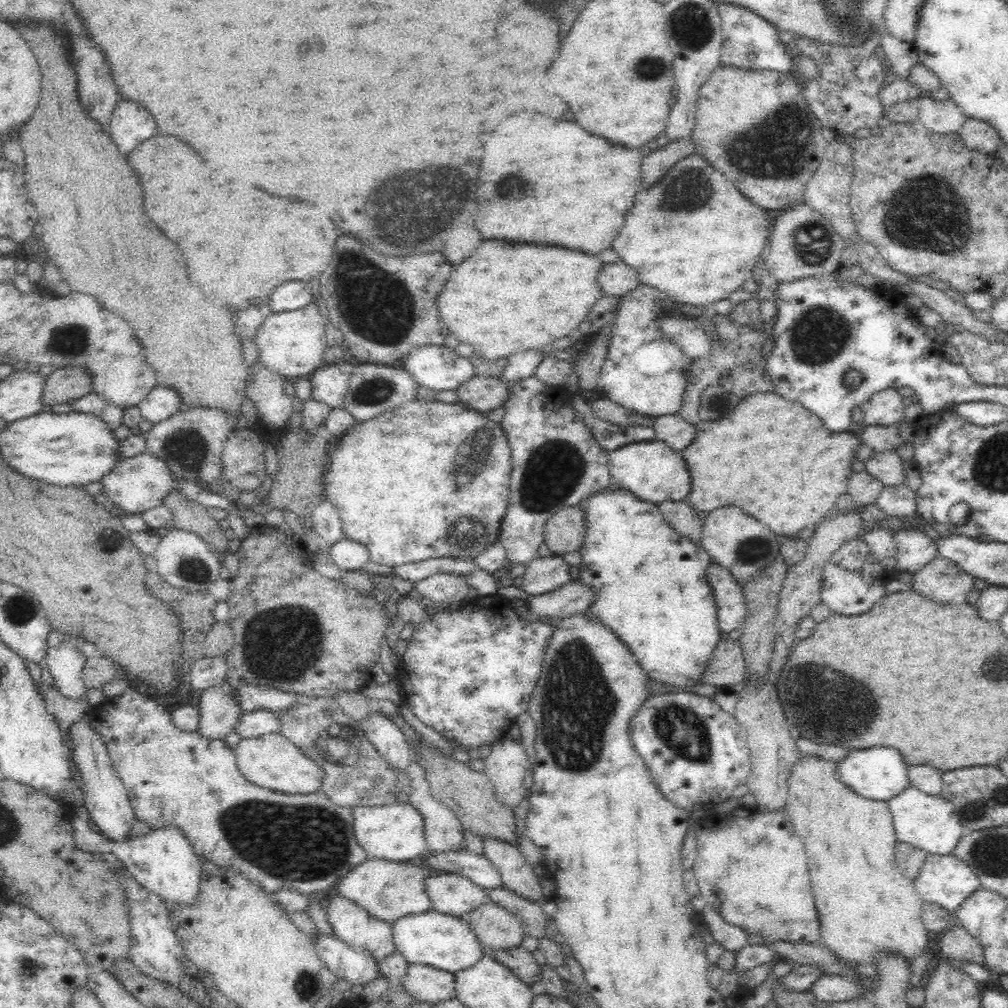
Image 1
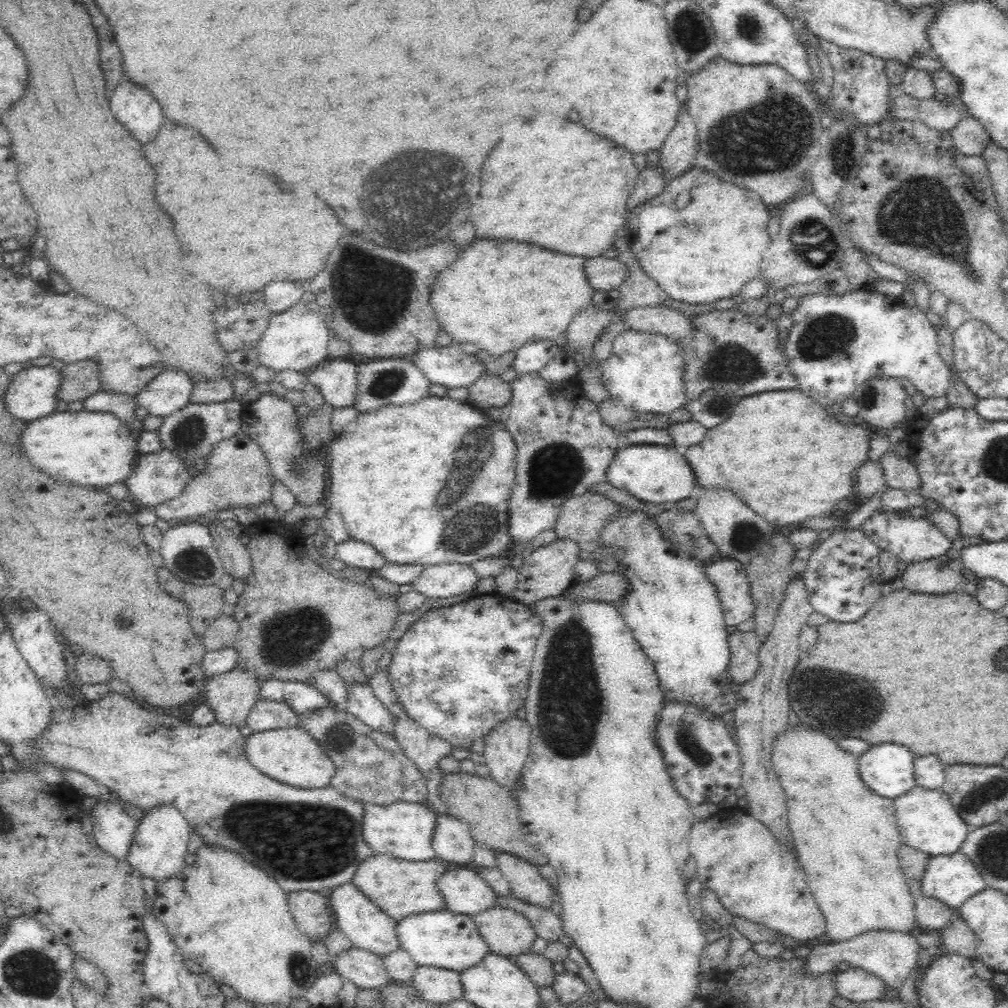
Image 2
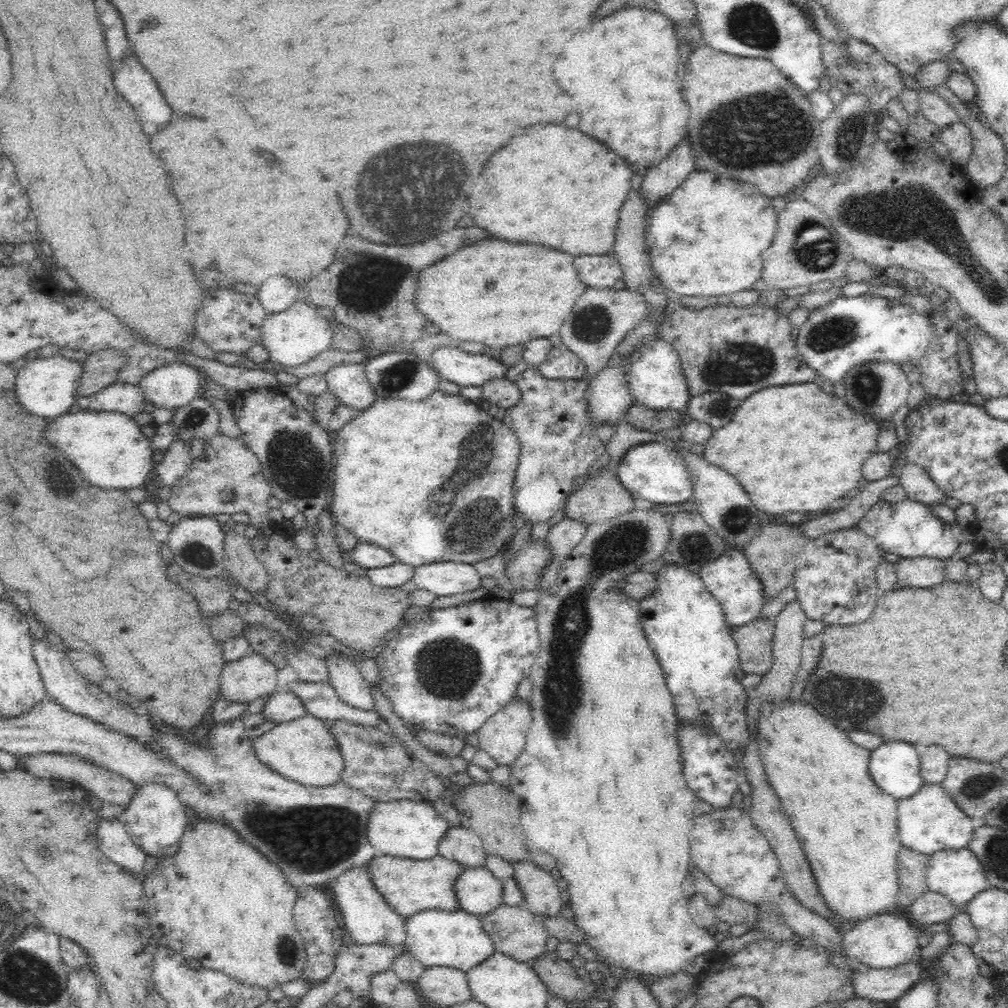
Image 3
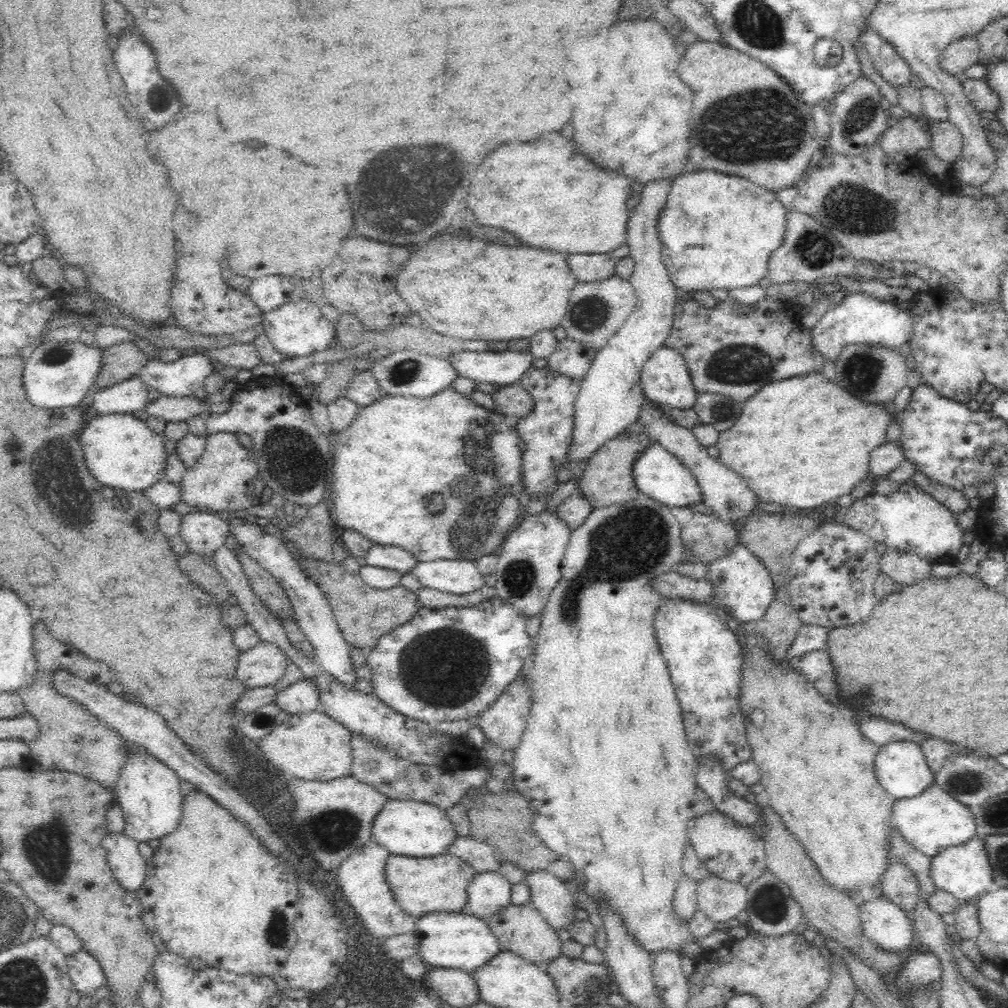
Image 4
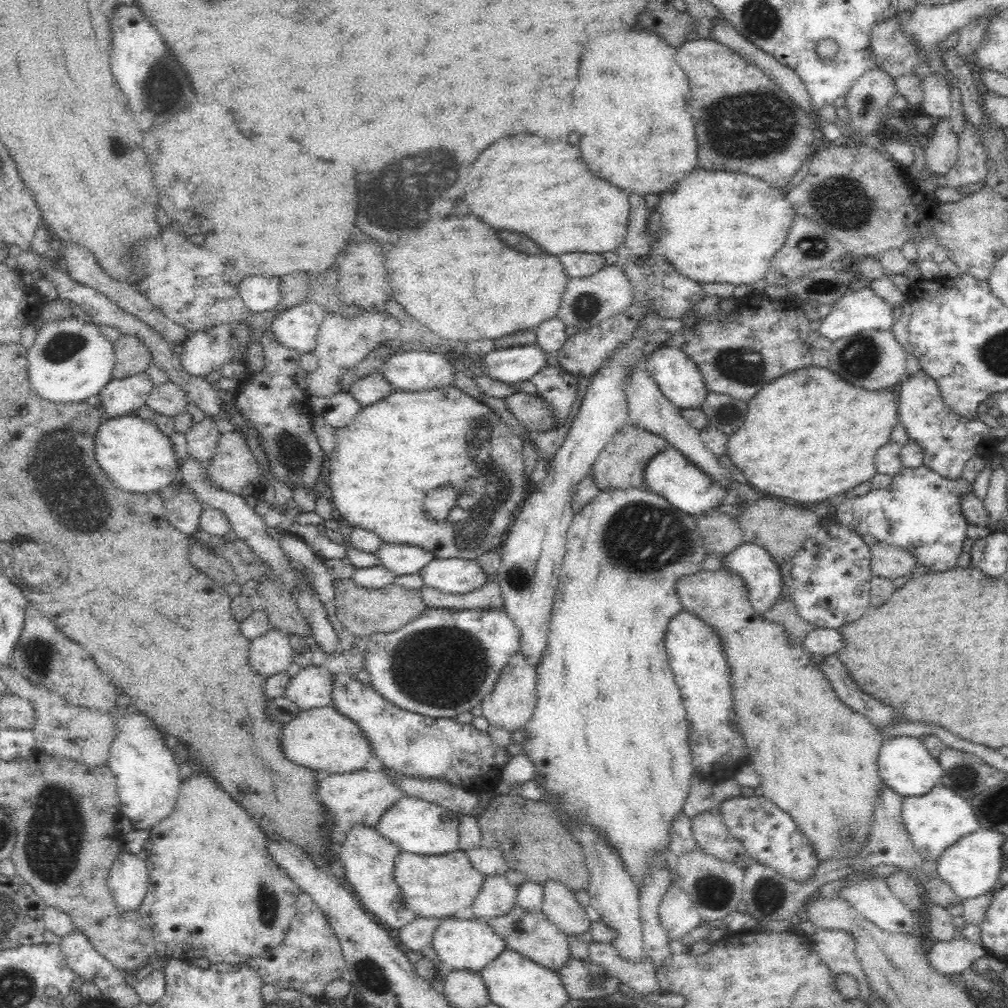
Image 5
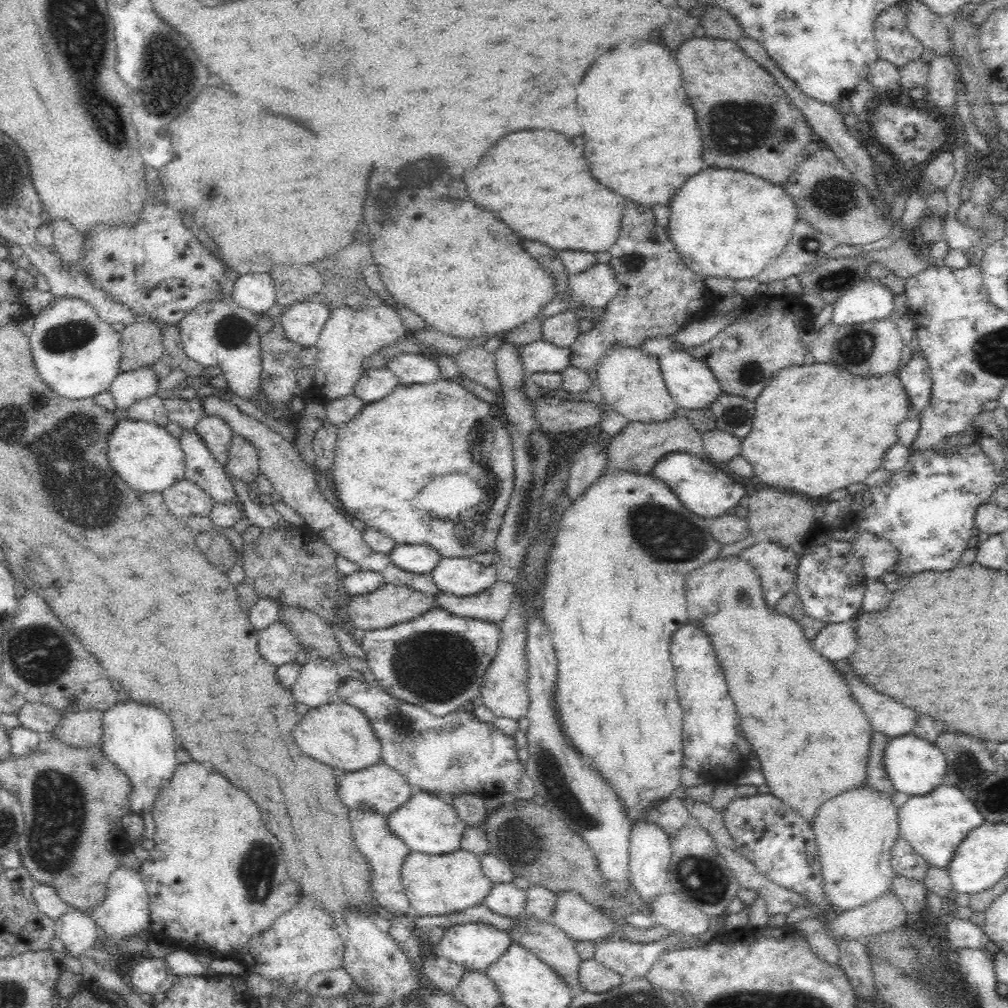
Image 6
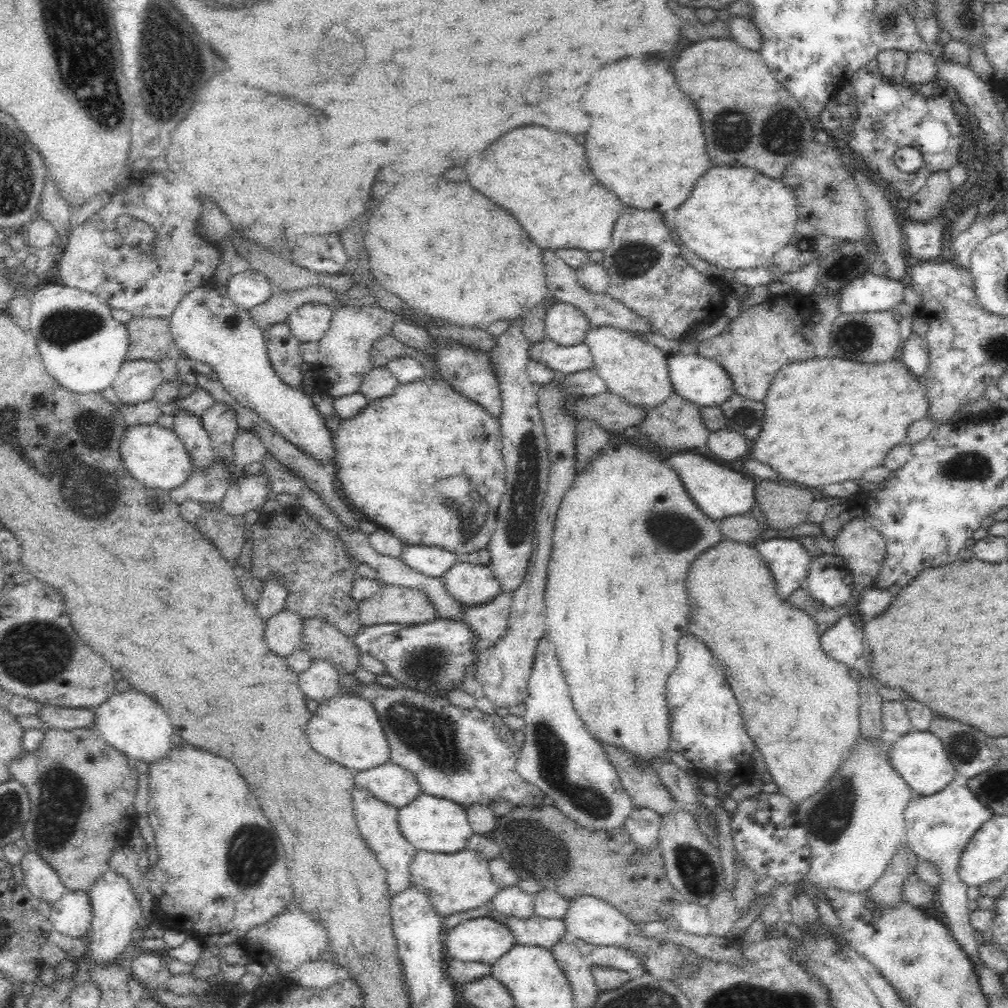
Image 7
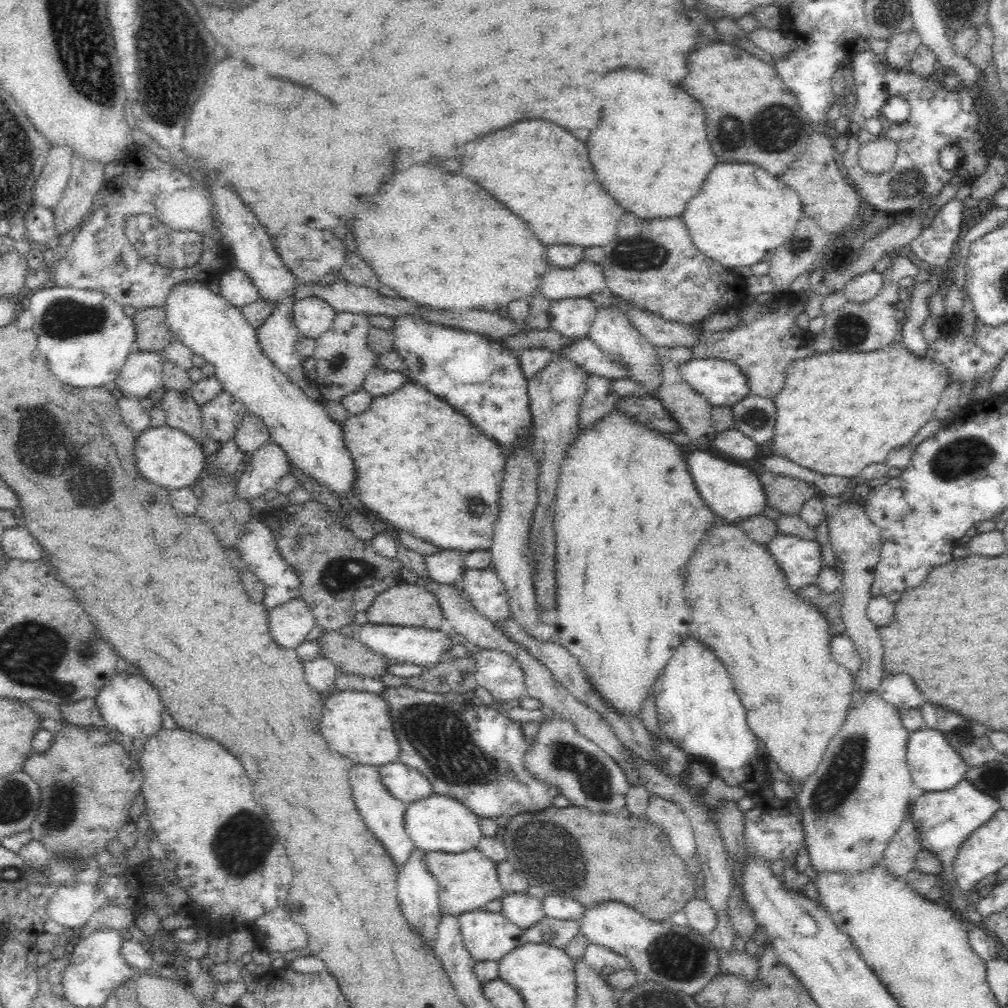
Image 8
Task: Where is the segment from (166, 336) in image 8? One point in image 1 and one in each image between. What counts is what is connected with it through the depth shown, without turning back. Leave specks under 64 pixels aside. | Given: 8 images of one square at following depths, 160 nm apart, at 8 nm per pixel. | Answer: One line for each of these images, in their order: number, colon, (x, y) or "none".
1: (65, 384)
2: (80, 379)
3: (100, 369)
4: (120, 362)
5: (132, 357)
6: (141, 342)
7: (149, 339)

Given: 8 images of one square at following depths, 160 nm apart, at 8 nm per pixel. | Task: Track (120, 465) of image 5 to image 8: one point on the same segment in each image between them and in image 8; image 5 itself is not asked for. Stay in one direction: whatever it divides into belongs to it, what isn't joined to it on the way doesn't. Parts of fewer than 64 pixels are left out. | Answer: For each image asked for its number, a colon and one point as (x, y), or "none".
6: (149, 459)
7: (155, 456)
8: (168, 457)

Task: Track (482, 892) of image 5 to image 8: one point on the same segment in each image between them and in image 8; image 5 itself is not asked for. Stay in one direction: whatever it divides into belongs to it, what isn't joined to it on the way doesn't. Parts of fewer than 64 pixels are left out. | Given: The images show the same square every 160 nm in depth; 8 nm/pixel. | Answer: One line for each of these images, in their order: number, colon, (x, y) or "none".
6: (505, 898)
7: (511, 900)
8: (520, 908)

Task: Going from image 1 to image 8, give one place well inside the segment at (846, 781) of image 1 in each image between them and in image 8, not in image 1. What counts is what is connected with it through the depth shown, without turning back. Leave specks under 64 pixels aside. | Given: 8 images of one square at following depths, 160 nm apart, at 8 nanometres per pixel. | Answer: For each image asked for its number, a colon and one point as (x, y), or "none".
2: (887, 769)
3: (894, 766)
4: (900, 767)
5: (905, 766)
6: (915, 767)
7: (920, 759)
8: (934, 766)

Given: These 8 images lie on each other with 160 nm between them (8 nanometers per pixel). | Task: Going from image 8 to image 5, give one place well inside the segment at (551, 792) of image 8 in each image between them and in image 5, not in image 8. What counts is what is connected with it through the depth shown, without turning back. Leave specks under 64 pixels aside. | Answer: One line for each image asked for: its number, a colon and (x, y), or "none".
5: (413, 745)
6: (456, 754)
7: (466, 756)

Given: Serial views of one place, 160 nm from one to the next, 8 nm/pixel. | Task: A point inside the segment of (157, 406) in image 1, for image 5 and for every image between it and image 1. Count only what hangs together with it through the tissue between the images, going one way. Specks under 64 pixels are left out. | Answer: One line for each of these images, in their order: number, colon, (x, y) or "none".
2: (171, 390)
3: (174, 385)
4: (183, 377)
5: (207, 350)

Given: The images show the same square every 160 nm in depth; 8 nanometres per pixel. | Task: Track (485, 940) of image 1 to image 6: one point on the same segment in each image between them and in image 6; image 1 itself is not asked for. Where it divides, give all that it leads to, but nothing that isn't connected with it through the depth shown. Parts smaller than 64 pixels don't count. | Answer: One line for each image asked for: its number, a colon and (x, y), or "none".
2: (508, 933)
3: (517, 933)
4: (520, 929)
5: (529, 932)
6: (552, 946)

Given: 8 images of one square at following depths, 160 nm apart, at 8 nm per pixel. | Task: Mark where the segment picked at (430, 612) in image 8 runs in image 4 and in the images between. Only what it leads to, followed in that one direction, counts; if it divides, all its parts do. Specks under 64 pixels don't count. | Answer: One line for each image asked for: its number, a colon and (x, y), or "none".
4: (363, 614)
5: (362, 612)
6: (388, 605)
7: (391, 604)

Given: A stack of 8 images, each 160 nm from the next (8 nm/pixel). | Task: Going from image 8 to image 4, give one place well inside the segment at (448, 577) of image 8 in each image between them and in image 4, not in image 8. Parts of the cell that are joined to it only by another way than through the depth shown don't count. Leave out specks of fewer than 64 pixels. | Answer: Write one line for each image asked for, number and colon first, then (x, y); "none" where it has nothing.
4: (395, 558)
5: (401, 559)
6: (420, 559)
7: (432, 561)

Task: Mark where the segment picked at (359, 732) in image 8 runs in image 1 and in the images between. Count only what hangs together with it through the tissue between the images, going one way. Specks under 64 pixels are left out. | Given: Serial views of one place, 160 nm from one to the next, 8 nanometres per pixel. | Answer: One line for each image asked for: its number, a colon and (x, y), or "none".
1: (270, 761)
2: (290, 756)
3: (303, 750)
4: (311, 746)
5: (323, 739)
6: (339, 735)
7: (346, 729)

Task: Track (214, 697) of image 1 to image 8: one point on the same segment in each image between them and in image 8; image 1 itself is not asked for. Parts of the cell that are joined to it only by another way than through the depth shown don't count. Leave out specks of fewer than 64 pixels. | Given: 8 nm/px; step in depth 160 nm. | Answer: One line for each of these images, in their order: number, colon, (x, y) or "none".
2: (232, 695)
3: (251, 677)
4: (264, 664)
5: (271, 653)
6: (277, 644)
7: (283, 632)
8: (289, 623)

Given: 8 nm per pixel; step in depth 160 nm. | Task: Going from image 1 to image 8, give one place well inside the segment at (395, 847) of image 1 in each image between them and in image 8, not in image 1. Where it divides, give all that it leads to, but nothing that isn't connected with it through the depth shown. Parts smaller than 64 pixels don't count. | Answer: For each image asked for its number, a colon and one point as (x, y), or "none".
2: (403, 829)
3: (403, 828)
4: (410, 828)
5: (413, 825)
6: (426, 823)
7: (430, 823)
8: (437, 823)

